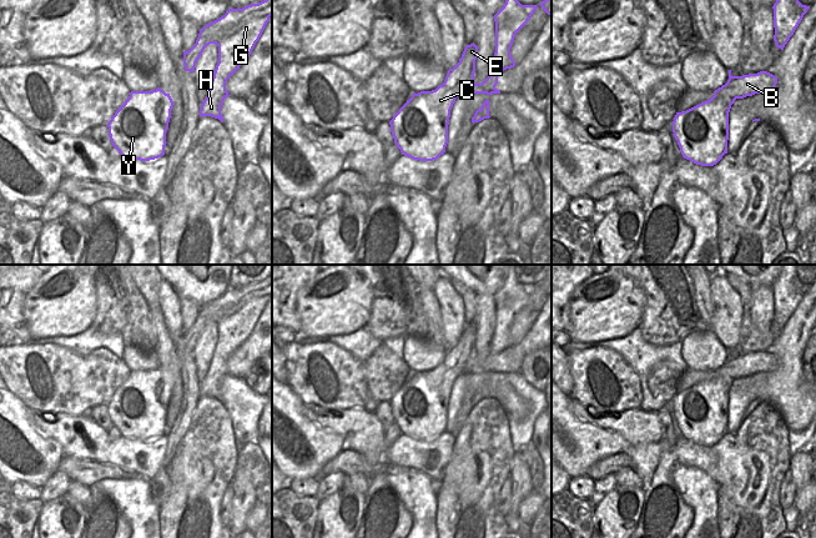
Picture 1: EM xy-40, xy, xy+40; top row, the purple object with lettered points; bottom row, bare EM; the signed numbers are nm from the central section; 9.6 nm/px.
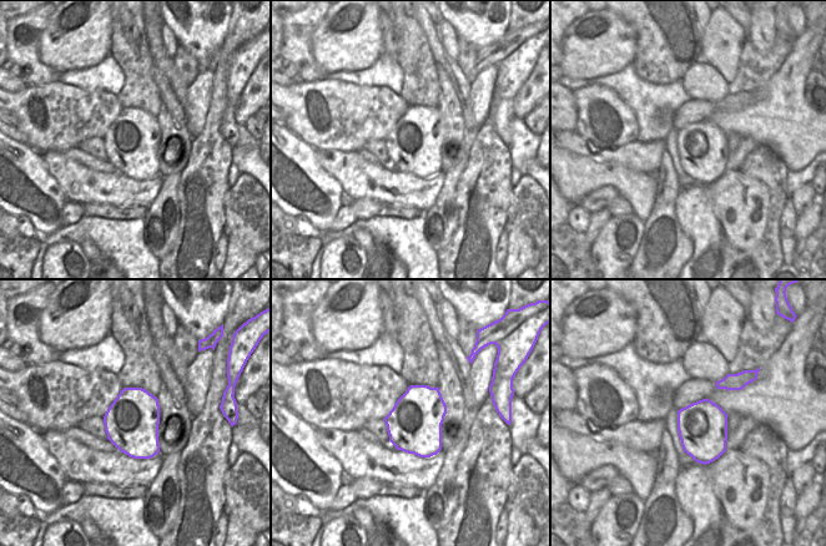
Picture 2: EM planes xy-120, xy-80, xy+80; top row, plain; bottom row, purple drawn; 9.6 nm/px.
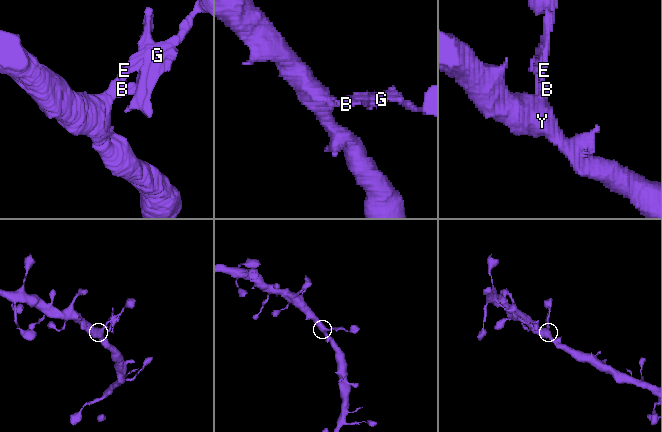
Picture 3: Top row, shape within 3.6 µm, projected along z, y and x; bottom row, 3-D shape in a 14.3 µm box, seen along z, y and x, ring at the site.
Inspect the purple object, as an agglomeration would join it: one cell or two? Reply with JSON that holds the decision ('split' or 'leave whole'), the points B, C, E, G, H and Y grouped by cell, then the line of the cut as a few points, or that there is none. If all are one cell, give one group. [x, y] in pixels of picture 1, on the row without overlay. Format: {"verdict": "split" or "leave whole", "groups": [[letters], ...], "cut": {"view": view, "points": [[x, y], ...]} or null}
{"verdict": "split", "groups": [["B", "E", "G", "H"], ["C", "Y"]], "cut": {"view": "xy", "points": [[443, 363], [447, 368], [457, 370], [459, 373]]}}

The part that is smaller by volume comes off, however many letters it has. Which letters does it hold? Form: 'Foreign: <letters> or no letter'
Foreign: B, E, G, H.

